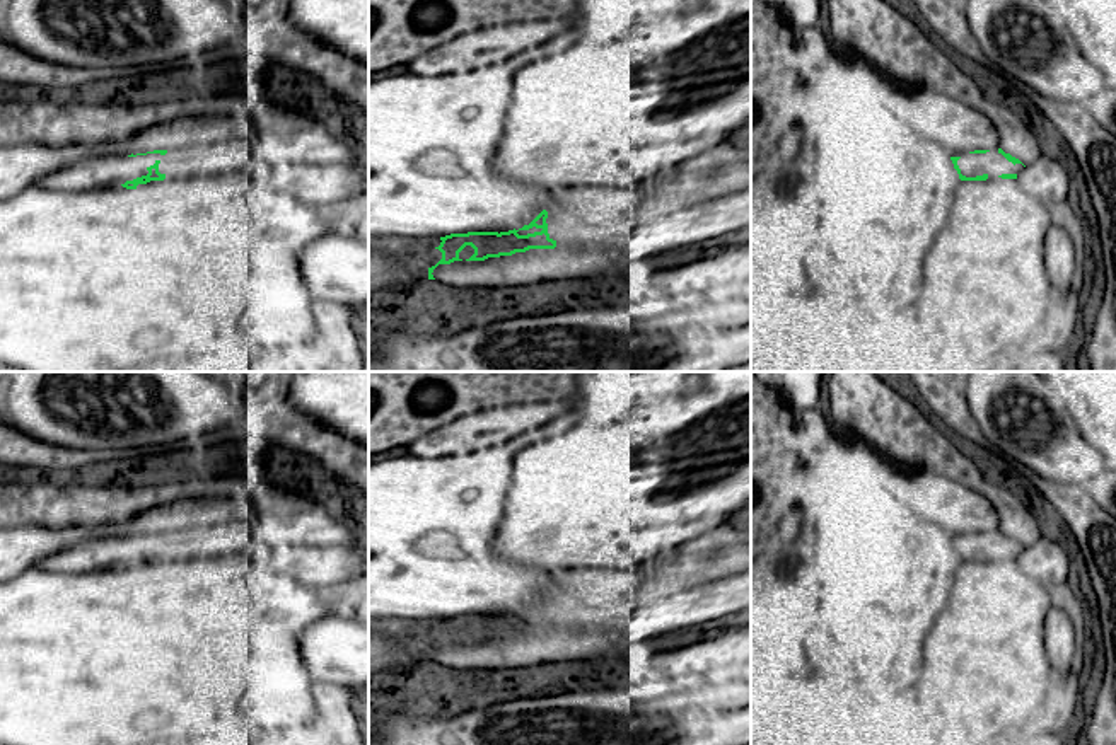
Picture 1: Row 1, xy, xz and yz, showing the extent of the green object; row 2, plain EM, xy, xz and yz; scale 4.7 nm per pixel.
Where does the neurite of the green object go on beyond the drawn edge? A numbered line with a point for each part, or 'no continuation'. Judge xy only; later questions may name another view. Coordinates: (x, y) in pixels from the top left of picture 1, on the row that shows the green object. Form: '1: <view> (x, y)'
1: xy (89, 174)

